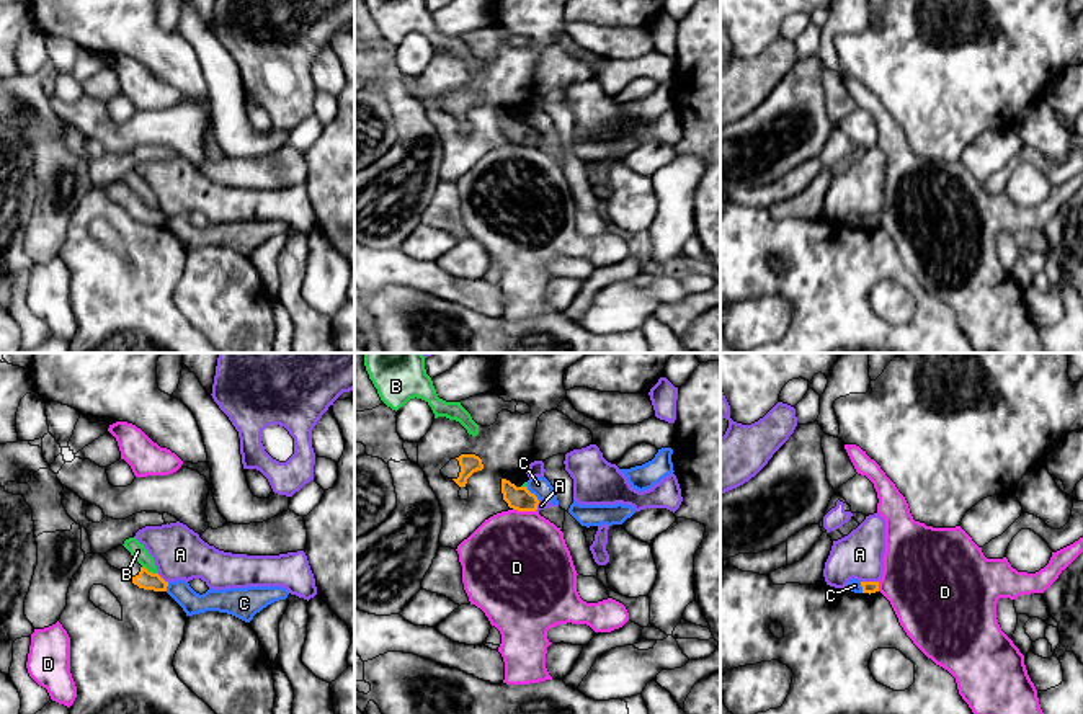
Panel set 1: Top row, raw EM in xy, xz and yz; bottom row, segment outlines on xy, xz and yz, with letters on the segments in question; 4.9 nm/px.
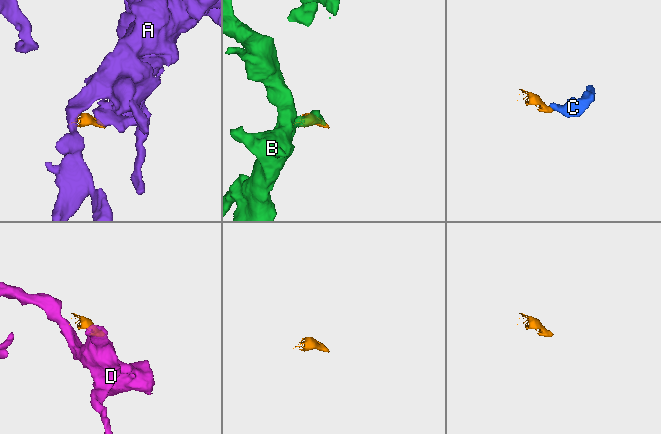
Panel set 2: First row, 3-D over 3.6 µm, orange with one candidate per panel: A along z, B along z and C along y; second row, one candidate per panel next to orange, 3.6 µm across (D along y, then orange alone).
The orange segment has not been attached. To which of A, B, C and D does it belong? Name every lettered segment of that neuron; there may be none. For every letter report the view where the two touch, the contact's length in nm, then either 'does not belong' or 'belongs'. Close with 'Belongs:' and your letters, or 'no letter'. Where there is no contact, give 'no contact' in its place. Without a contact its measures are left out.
A: contact in yz; length 90 nm; does not belong
B: contact in xy; length 90 nm; does not belong
C: contact in xz; length 90 nm; does not belong
D: contact in xz; length 110 nm; does not belong
Belongs: no letter

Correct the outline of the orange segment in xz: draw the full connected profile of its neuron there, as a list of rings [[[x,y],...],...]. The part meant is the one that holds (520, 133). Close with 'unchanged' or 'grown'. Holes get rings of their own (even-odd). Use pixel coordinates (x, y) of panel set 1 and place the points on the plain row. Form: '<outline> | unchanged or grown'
[[[501,113],[501,127],[503,134],[510,142],[518,145],[536,145],[539,134],[534,127],[528,124],[528,121],[516,121],[506,113]]] | unchanged

